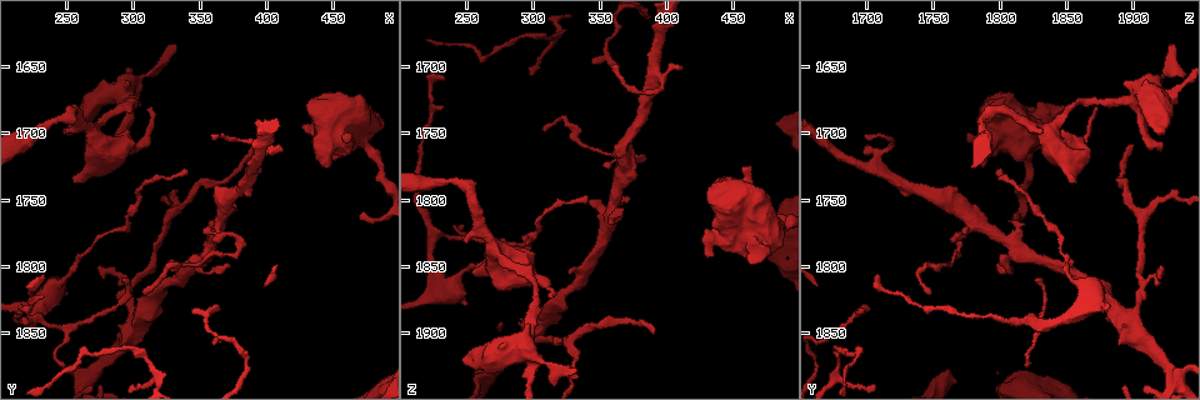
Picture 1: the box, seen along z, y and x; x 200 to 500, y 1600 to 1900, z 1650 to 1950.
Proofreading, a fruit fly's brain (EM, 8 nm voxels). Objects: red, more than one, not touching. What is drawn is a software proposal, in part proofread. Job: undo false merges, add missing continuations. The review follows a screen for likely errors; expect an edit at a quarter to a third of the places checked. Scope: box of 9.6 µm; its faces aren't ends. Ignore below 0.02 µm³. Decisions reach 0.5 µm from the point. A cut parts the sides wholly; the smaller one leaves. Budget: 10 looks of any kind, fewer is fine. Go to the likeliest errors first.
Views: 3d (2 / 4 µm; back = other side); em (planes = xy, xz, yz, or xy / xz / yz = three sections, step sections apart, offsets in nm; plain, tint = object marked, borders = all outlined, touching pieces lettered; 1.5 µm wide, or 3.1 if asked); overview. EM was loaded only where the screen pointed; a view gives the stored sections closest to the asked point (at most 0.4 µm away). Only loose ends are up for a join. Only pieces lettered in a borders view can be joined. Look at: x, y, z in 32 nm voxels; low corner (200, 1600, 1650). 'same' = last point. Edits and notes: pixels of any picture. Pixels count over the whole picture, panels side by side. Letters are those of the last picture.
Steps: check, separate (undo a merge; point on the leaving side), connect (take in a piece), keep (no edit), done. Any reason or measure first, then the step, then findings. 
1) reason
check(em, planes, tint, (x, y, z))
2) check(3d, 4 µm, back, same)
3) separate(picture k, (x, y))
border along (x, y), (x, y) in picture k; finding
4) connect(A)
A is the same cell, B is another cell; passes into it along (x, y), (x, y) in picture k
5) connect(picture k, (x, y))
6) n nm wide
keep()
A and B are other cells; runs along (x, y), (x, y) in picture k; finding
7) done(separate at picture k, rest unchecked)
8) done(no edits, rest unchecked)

free end
check(3d, 2 µm, (332, 1634, 1930))

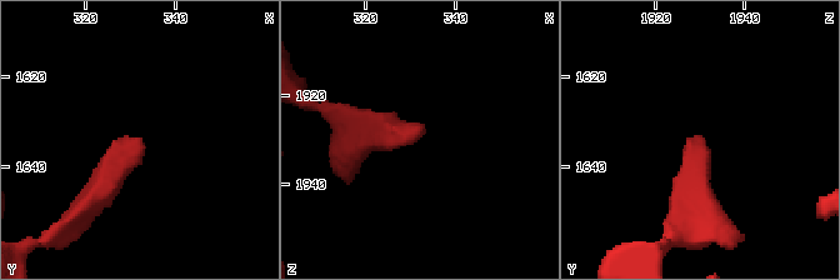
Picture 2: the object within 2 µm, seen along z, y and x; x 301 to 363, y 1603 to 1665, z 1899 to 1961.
now the EM
check(em, planes, plain, (332, 1634, 1929))

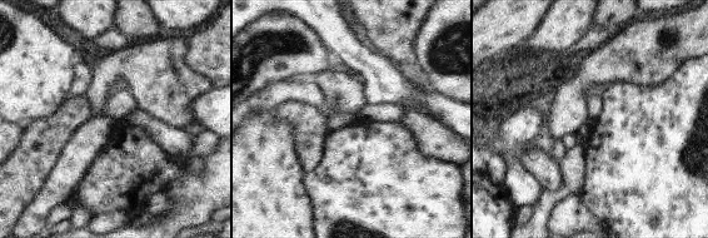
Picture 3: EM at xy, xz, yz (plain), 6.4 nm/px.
check(em, planes, borders, same)

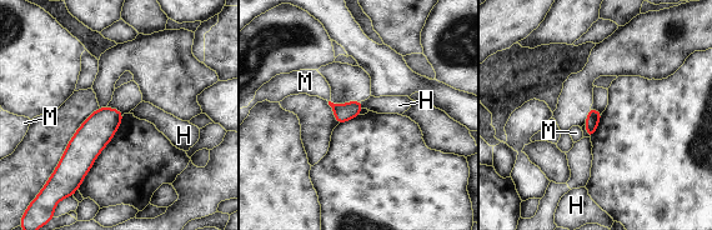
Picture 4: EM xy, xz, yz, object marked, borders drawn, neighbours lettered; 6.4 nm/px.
H touches over 50 nm
keep()
H and M are other cells; none of them fits

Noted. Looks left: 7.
calibre changes
check(em, xz, step 4, tint, (296, 1674, 1904))

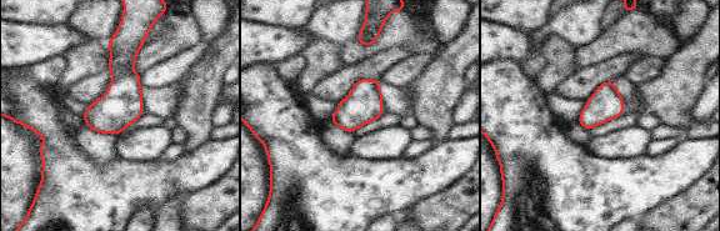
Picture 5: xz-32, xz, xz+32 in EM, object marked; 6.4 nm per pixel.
another direction
check(em, planes, borders, same)

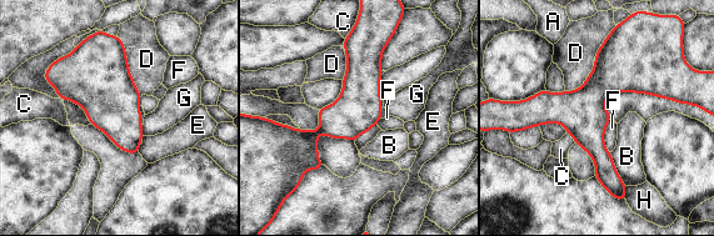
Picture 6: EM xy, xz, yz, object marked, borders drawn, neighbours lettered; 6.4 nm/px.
keep()
A, B, C, D, E, F, G and H are other cells; border along (617, 25), (585, 81), (565, 91) in picture 6; all the same neuron

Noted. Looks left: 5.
free end
check(em, planes, borders, (250, 1700, 1832))

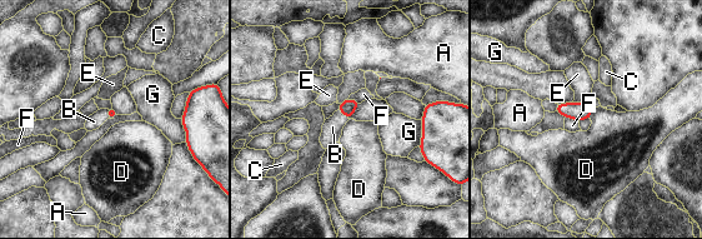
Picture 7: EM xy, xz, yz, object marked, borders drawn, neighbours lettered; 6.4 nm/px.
connect(B)
B is the same cell, A, C, D, E, F and G are other cells; passes into it along (347, 106), (344, 113), (332, 127) in picture 7; it goes on there

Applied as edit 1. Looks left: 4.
see it whole again
check(overview)

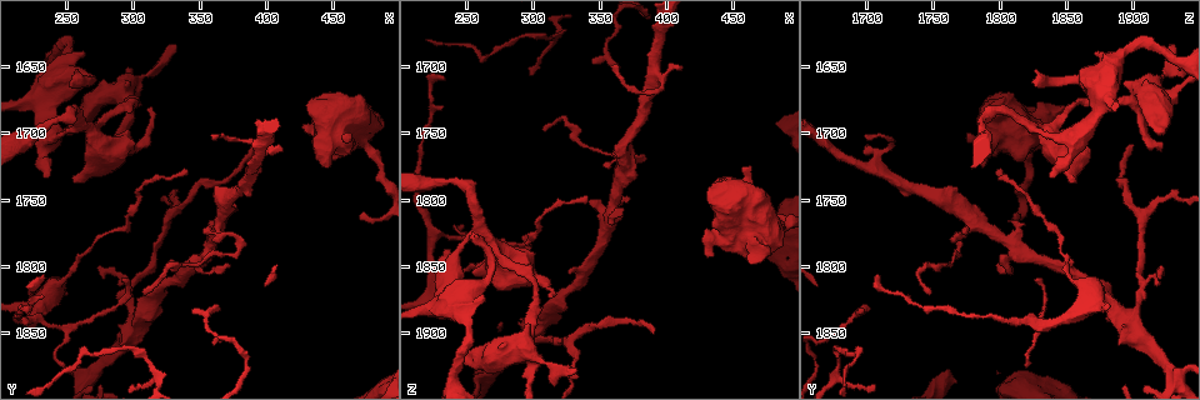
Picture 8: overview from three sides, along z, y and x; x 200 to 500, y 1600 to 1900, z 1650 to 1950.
an open end
check(3d, 4 µm, (248, 1876, 1818))

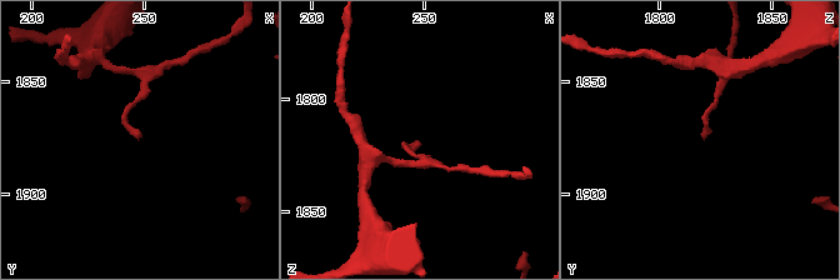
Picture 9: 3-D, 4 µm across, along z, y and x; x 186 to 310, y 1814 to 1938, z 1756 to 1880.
now the EM
check(em, planes, tint, (247, 1874, 1820))

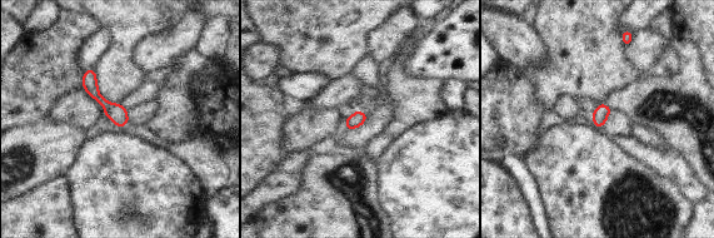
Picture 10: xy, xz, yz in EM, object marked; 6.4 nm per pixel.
see the neighbours
check(em, planes, borders, same)

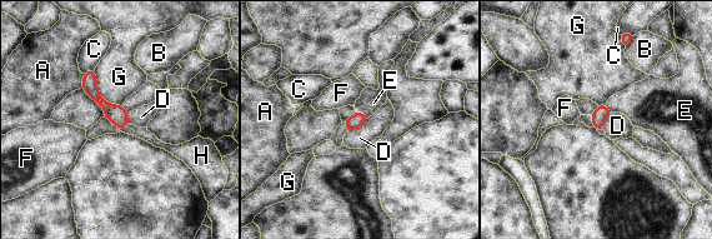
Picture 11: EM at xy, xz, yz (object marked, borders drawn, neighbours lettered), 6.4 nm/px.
connect(H)
H is the same cell, A, B, C, D, E, F and G are other cells; passes into it along (116, 114), (124, 125), (143, 133) in picture 11; the neuron continues

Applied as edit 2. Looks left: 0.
done(connect at picture 7, connect at picture 11, rest unchecked)

